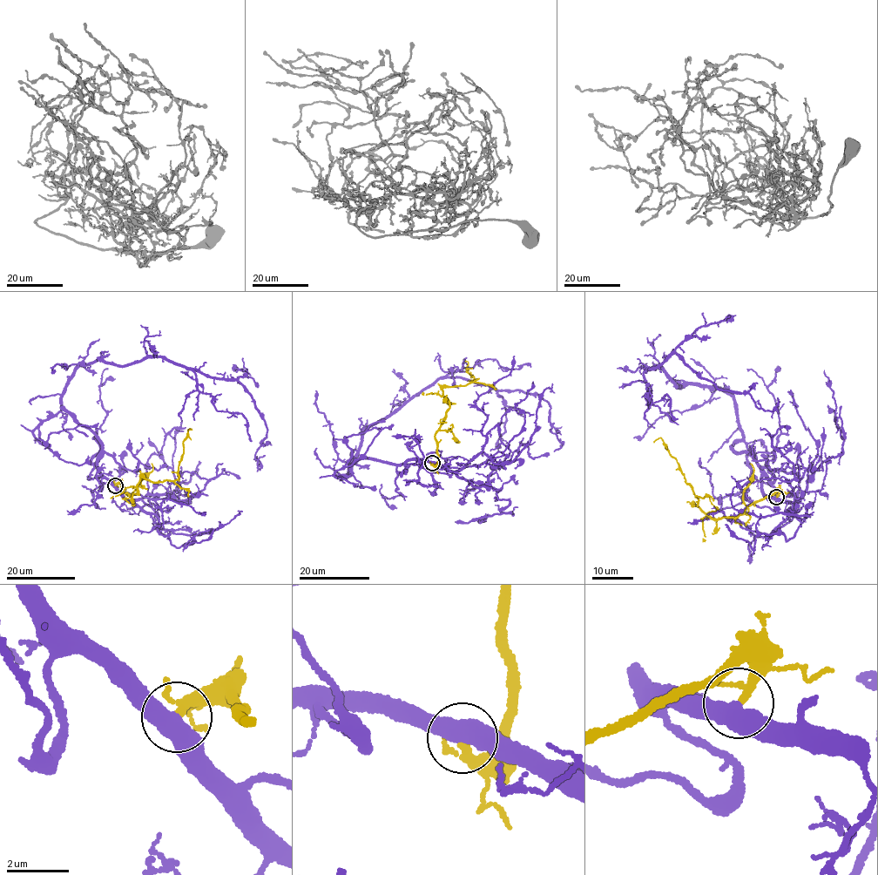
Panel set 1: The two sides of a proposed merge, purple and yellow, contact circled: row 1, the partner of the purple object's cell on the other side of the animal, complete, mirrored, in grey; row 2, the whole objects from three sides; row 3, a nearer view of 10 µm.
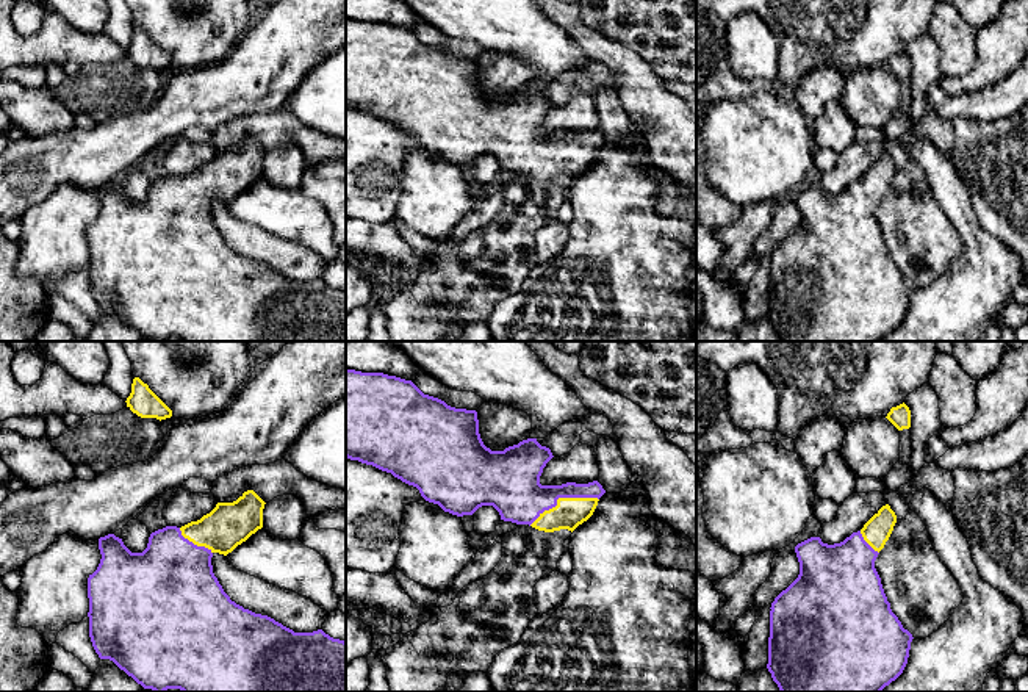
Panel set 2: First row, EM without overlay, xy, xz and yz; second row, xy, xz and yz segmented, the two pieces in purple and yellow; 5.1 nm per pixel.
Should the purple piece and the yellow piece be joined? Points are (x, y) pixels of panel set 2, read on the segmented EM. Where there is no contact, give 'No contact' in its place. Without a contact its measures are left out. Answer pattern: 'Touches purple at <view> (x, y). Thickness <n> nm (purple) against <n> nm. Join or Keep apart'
Touches purple at xz (562, 497). Thickness 280 nm (purple) against 160 nm. Join

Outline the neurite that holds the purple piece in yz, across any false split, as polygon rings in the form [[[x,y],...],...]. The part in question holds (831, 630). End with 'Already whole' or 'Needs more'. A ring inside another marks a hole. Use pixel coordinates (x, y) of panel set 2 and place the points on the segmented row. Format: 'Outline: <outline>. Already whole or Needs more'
Outline: [[[889,504],[882,506],[861,531],[853,532],[840,543],[828,545],[820,537],[811,537],[795,546],[795,553],[800,562],[798,578],[782,590],[771,603],[770,611],[770,637],[768,637],[768,664],[767,669],[771,673],[773,681],[781,692],[881,692],[886,686],[895,681],[904,670],[909,658],[912,634],[903,628],[898,617],[892,612],[890,603],[884,593],[881,578],[875,568],[875,560],[879,551],[889,540],[897,515]]]. Needs more

